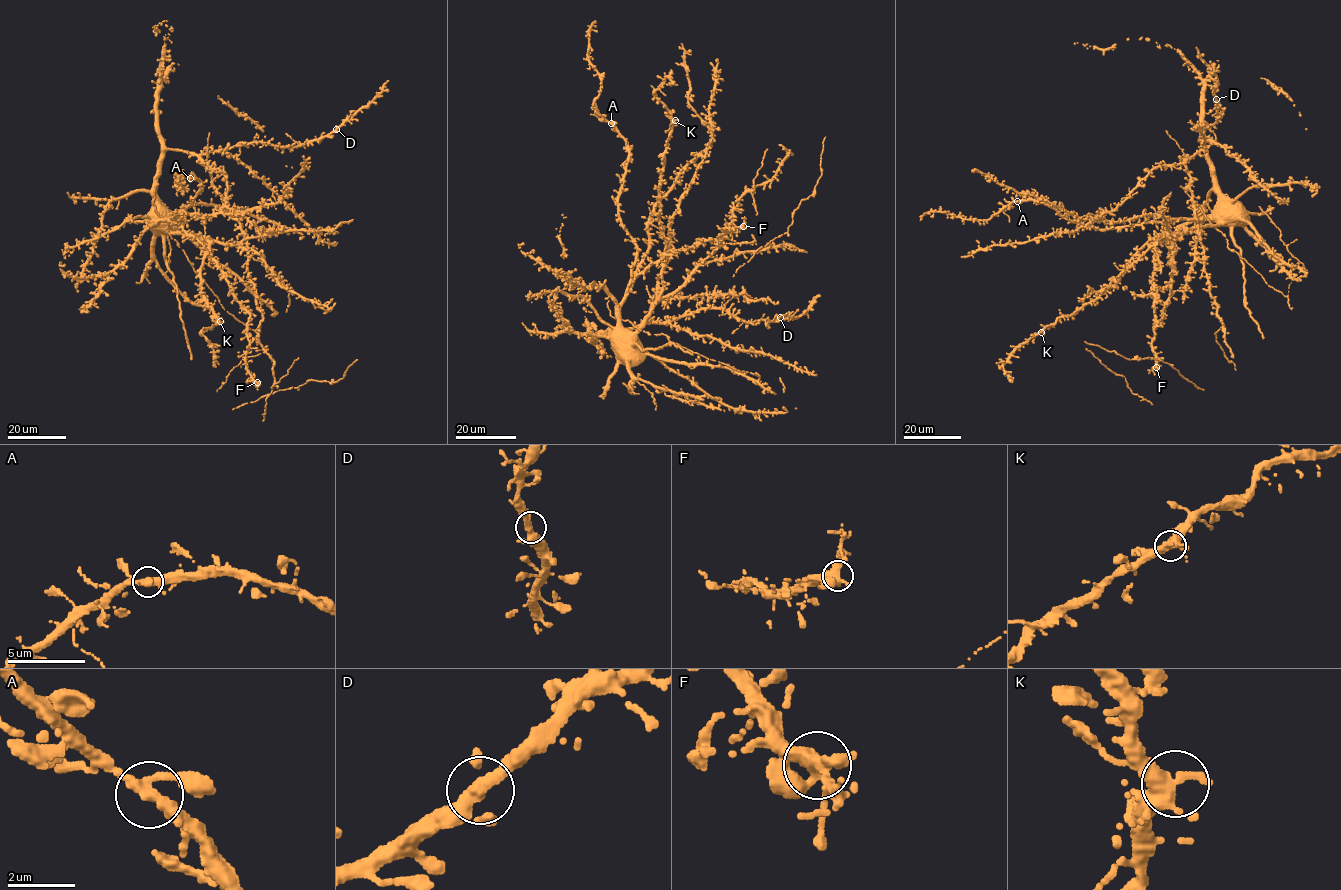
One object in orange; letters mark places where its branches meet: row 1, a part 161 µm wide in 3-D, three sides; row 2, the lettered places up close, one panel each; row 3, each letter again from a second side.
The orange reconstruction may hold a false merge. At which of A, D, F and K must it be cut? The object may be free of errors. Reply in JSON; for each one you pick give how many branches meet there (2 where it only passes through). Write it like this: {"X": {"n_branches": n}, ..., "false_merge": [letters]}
{"false_merge": []}

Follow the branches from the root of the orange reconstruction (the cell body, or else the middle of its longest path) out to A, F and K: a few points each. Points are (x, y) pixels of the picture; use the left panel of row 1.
A: (159, 213), (154, 216), (157, 221), (186, 220), (174, 218), (199, 190), (201, 182), (190, 178)
F: (159, 213), (156, 220), (174, 219), (202, 244), (233, 297), (249, 315), (245, 365), (257, 382)
K: (159, 213), (170, 232), (182, 231), (208, 242), (201, 270), (201, 291), (220, 321)

